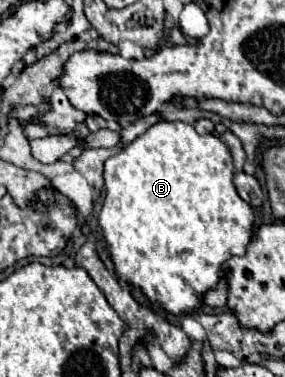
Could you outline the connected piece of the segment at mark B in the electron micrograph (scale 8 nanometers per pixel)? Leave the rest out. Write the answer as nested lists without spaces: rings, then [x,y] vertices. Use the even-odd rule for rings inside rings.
[[[158,122],[152,128],[148,128],[142,136],[138,136],[132,144],[122,148],[116,156],[108,158],[106,164],[104,164],[106,196],[104,196],[104,206],[102,206],[98,222],[100,222],[100,228],[102,228],[104,238],[108,242],[108,252],[114,260],[118,276],[122,280],[126,280],[128,284],[140,288],[150,302],[158,302],[170,314],[182,314],[182,312],[188,312],[188,310],[194,310],[196,306],[200,306],[202,304],[202,294],[218,284],[222,262],[228,260],[230,256],[244,256],[246,244],[252,236],[254,214],[252,214],[252,208],[238,196],[238,192],[232,184],[232,176],[234,176],[234,164],[232,164],[232,154],[228,150],[228,146],[214,134],[200,136],[194,130],[194,126],[184,124],[184,122]]]

